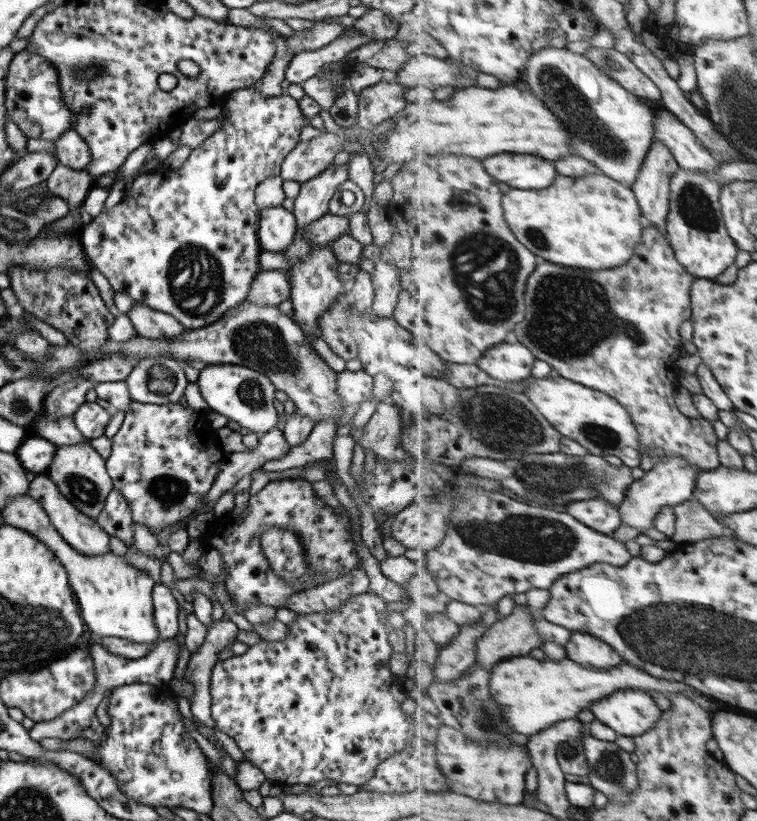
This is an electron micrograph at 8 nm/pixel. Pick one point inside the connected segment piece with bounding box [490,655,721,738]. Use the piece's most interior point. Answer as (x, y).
(534, 694)

